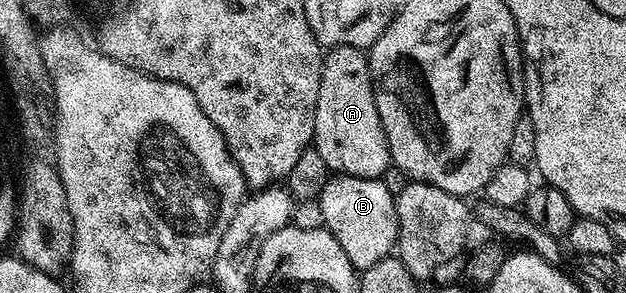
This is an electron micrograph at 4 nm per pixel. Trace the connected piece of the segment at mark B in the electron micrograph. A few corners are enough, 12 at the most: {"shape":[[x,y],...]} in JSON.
{"shape":[[334,174],[317,197],[325,229],[361,272],[391,257],[396,196]]}

